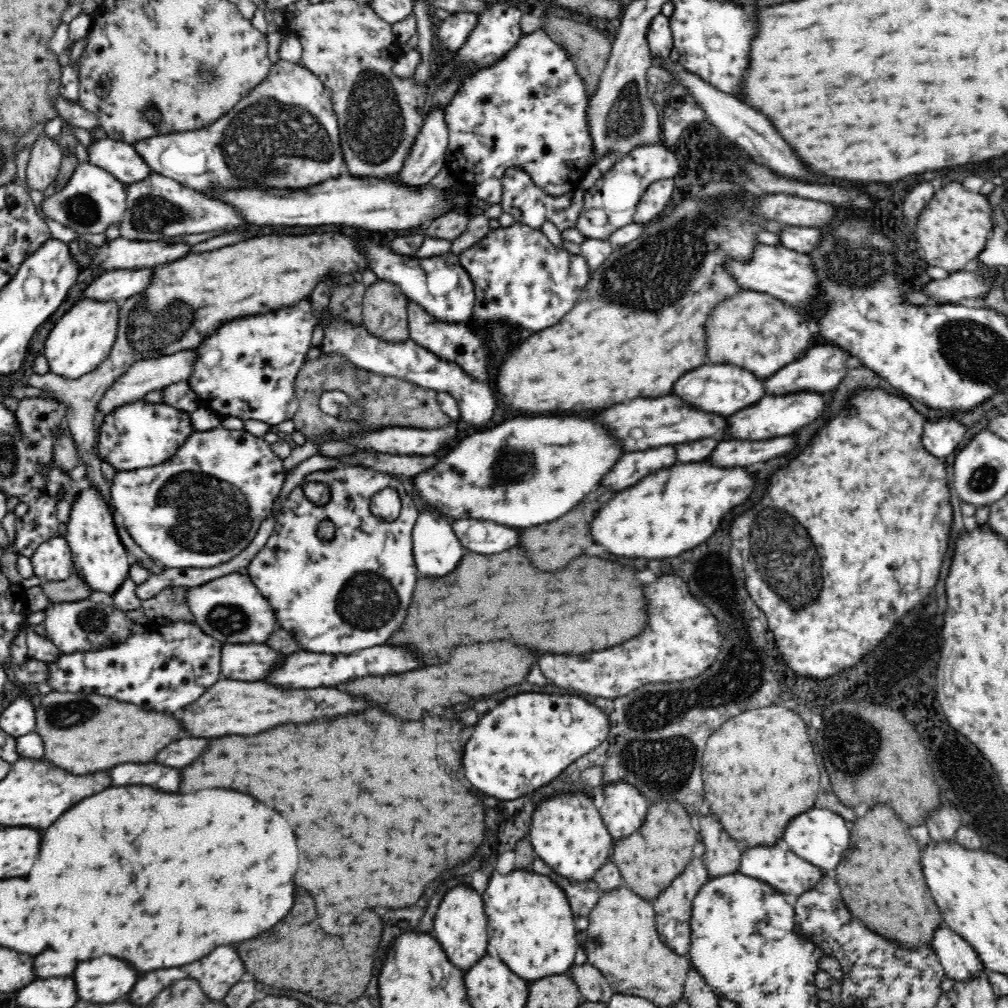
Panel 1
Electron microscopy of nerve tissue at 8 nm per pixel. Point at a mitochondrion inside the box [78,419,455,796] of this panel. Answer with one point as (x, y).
(212, 514)

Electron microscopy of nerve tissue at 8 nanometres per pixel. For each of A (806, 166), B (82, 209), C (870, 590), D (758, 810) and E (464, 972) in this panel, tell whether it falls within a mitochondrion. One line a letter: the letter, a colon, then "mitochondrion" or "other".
A: other
B: mitochondrion
C: other
D: other
E: other

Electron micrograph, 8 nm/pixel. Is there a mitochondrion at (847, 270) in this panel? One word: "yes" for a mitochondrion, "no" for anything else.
yes

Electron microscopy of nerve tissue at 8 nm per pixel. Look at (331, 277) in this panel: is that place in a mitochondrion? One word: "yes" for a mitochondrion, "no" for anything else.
no

